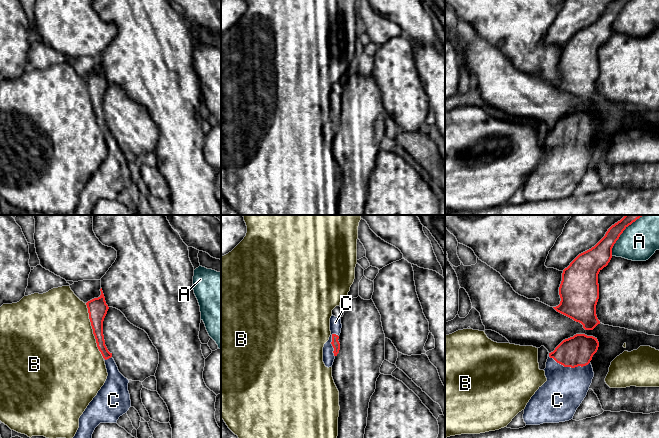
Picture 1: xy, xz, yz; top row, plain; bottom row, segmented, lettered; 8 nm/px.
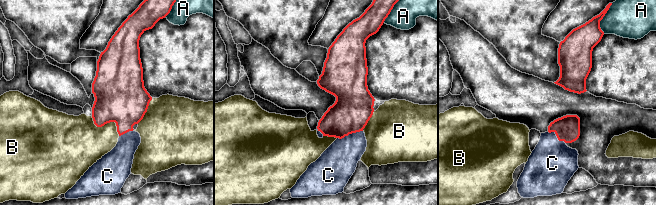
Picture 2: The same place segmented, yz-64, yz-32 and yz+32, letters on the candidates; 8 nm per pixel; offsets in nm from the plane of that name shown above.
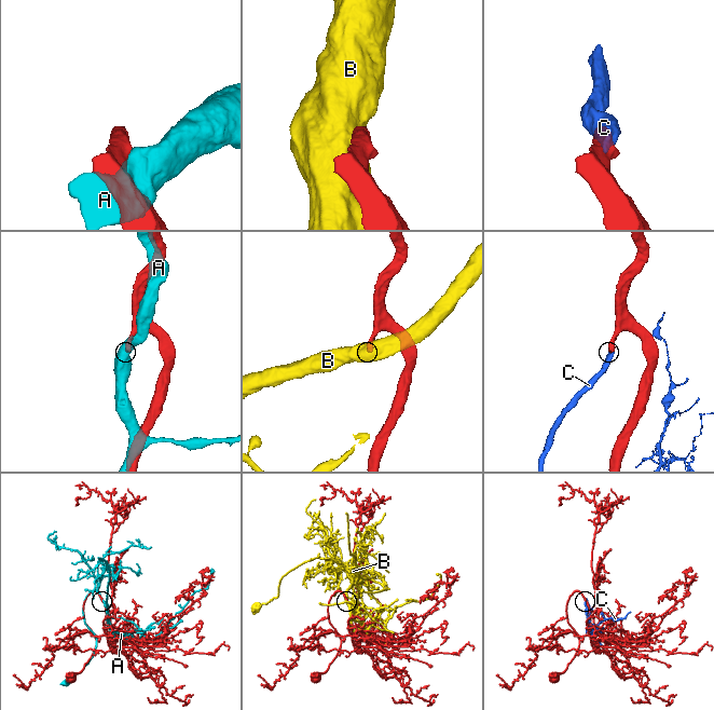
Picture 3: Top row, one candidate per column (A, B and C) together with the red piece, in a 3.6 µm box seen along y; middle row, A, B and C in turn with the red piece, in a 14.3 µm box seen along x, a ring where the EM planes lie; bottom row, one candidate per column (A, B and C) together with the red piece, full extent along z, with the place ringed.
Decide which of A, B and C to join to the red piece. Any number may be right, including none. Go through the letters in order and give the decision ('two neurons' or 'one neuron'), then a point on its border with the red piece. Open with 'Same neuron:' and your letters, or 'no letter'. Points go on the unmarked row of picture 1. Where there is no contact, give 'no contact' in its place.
Same neuron: C
A: two neurons | yz (618, 14)
B: two neurons | xy (93, 107)
C: one neuron | yz (568, 142)

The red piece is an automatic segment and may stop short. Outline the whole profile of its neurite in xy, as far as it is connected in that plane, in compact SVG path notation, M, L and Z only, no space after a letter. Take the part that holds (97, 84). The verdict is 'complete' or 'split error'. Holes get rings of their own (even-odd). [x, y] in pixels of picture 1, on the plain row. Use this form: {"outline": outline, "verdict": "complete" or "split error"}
{"outline": "M102 64L100 67L101 71L88 77L86 81L97 123L104 134L108 152L97 171L80 192L79 204L73 215L91 215L95 204L100 199L117 199L119 193L127 189L131 183L129 156L119 148L112 129L105 121L103 97L109 83Z", "verdict": "split error"}

